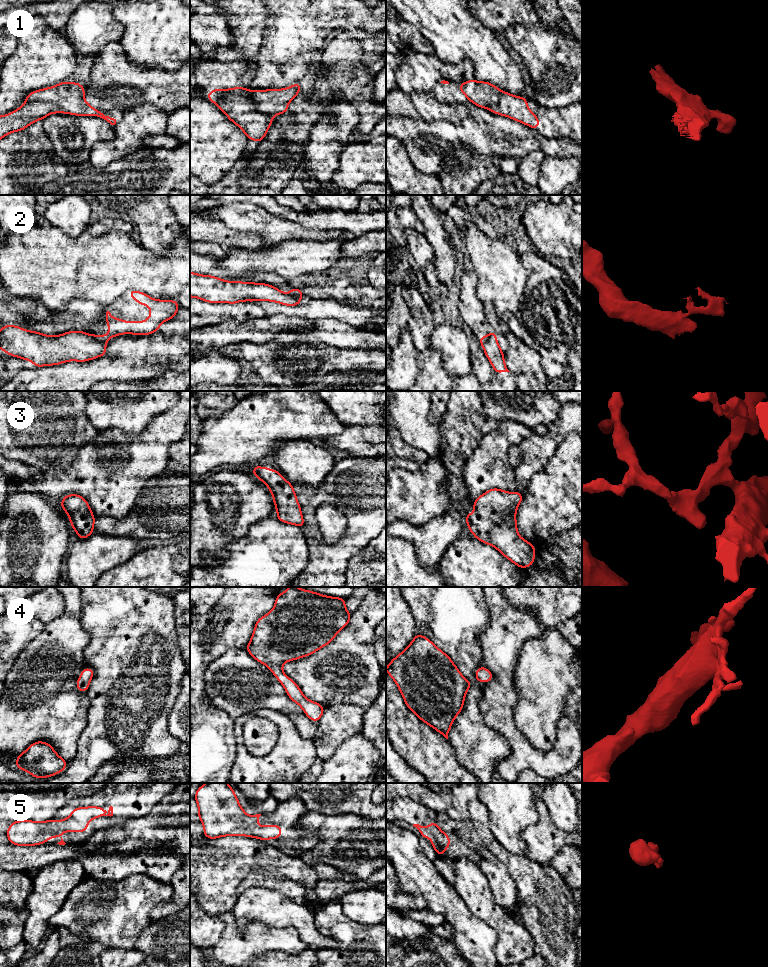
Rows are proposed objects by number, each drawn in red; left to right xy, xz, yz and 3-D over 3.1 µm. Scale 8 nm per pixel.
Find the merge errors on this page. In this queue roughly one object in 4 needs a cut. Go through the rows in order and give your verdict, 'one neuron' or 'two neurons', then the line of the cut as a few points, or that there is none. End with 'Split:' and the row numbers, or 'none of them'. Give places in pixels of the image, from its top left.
1: two neurons; cut xz (218, 102), (228, 94), (240, 94), (255, 109), (272, 115)
2: two neurons; cut xy (93, 335), (96, 339), (105, 342)
3: one neuron; cut none
4: one neuron; cut none
5: one neuron; cut none
Split: 1, 2

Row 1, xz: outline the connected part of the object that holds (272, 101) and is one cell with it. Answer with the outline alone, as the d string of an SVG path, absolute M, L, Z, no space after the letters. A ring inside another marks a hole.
M300 81L288 88L256 90L253 92L249 90L249 87L241 88L237 86L231 89L213 89L208 92L207 99L211 103L220 103L228 94L245 96L254 104L254 110L273 116L288 112L288 103L299 94L300 88Z

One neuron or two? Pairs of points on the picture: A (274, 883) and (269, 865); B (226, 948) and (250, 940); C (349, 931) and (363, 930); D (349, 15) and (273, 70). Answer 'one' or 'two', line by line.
A: two
B: one
C: one
D: one

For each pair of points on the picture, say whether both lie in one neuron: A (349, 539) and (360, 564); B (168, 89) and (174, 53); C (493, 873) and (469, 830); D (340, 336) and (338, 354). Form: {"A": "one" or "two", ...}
{"A": "two", "B": "two", "C": "one", "D": "two"}

